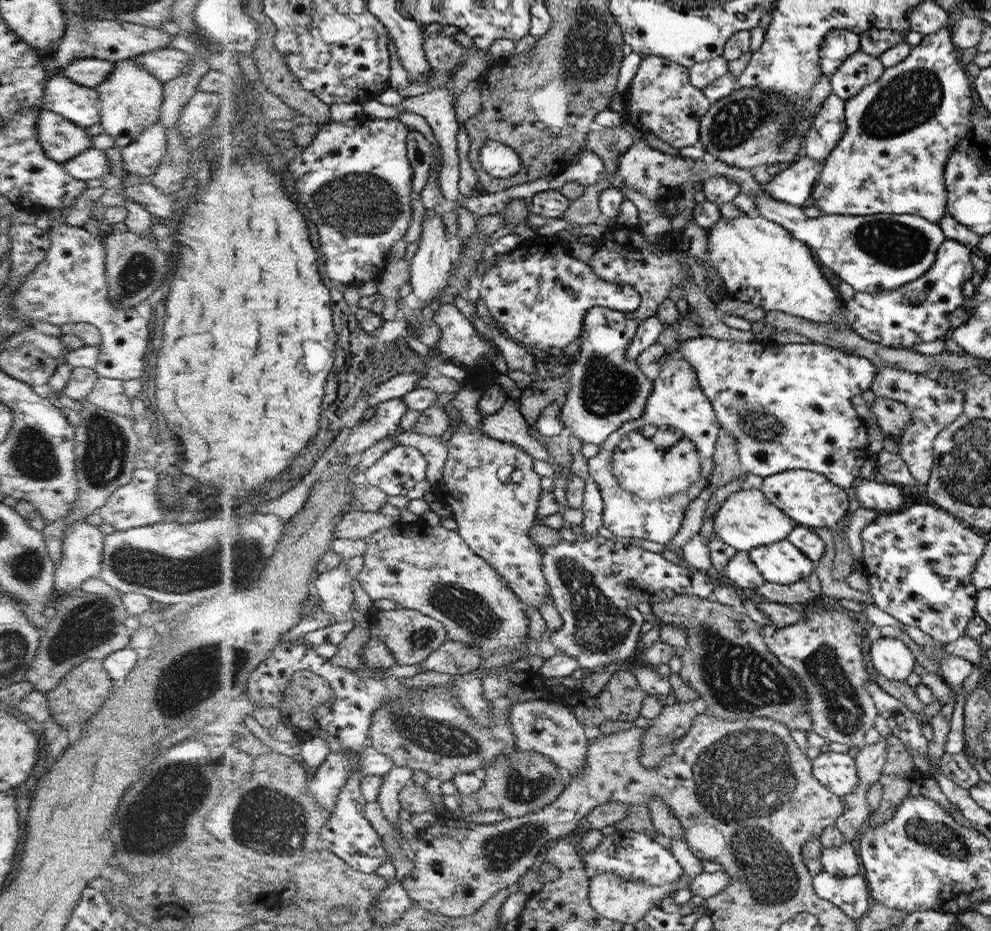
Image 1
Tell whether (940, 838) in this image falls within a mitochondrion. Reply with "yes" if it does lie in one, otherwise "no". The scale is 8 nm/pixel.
yes

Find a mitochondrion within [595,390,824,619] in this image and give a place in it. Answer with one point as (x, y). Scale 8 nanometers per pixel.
(754, 425)

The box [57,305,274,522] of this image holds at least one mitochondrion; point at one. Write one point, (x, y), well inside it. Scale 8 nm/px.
(105, 457)

